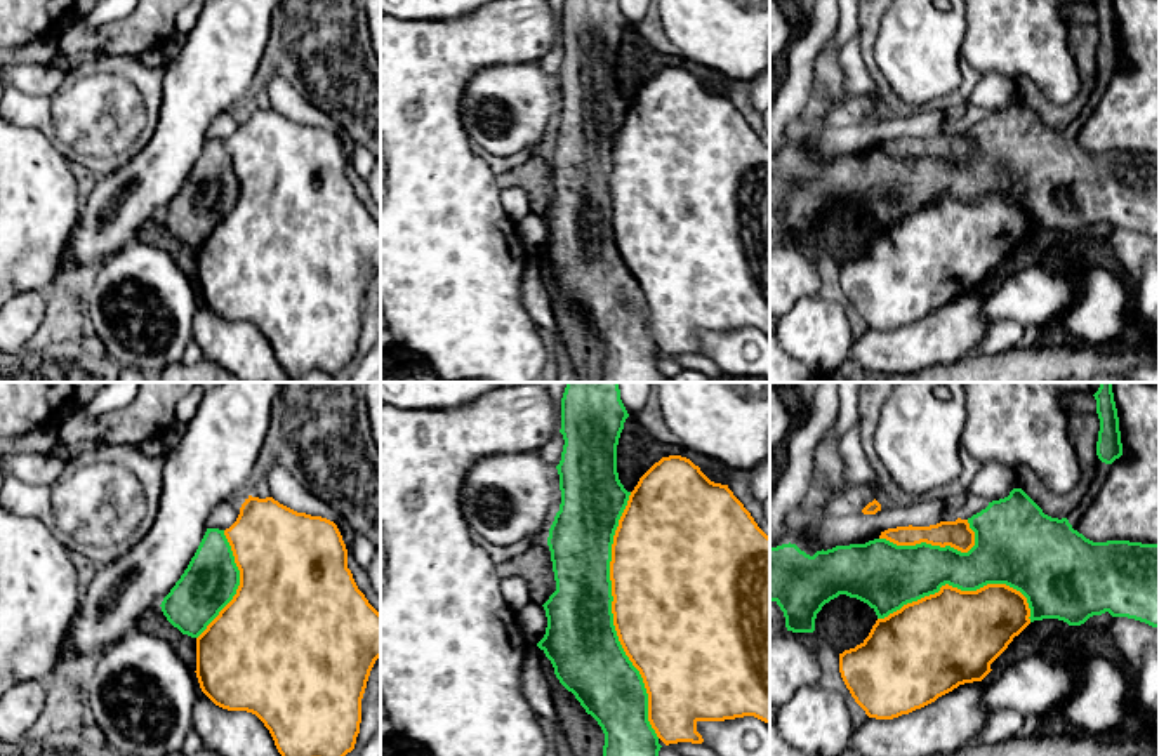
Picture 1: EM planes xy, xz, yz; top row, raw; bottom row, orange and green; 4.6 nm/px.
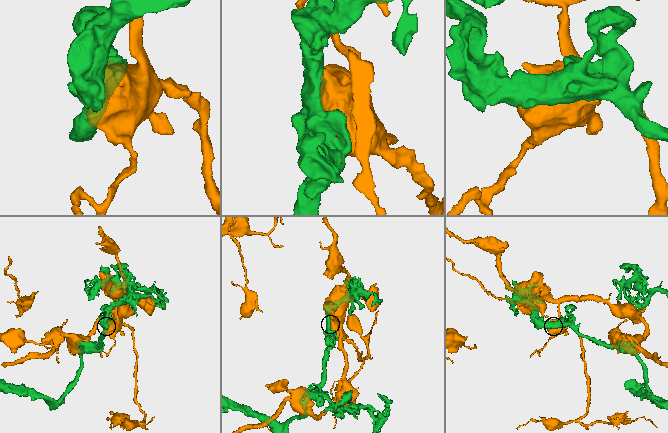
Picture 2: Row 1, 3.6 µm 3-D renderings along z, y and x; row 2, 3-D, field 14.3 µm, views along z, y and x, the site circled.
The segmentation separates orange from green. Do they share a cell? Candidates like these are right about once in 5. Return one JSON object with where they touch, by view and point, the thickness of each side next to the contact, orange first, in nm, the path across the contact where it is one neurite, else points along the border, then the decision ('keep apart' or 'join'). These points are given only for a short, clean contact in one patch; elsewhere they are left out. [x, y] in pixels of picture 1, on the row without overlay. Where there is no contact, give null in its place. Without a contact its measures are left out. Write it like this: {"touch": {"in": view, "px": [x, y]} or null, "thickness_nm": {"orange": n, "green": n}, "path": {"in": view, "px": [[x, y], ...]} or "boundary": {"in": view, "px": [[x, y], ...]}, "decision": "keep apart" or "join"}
{"touch": {"in": "xz", "px": [614, 226]}, "thickness_nm": {"orange": 500, "green": 340}, "decision": "keep apart"}

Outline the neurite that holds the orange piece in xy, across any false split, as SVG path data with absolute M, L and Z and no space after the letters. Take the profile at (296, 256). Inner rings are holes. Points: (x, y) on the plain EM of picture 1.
M248 106L236 132L224 141L240 196L233 210L196 249L196 288L202 302L219 318L255 325L269 341L281 368L294 381L320 370L337 375L354 360L361 334L361 309L381 268L381 224L358 200L348 179L348 160L337 136L297 123L273 108Z

